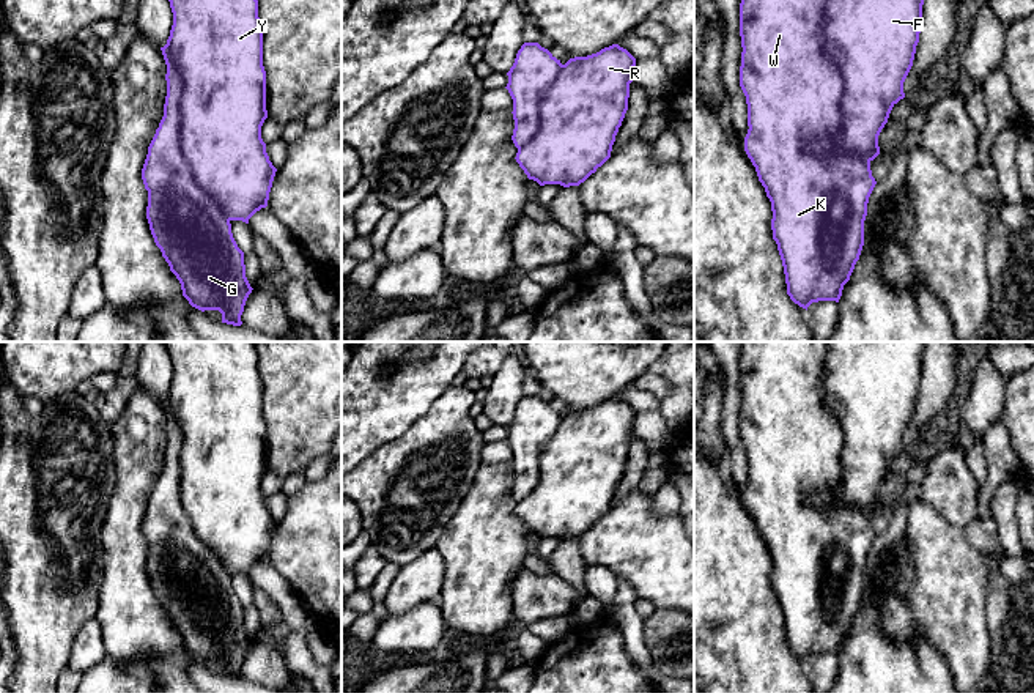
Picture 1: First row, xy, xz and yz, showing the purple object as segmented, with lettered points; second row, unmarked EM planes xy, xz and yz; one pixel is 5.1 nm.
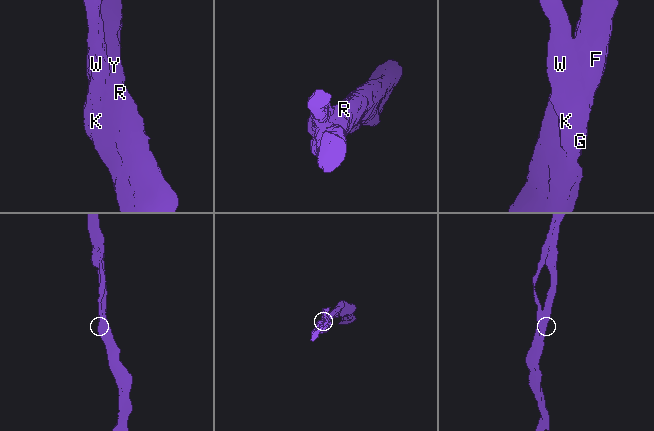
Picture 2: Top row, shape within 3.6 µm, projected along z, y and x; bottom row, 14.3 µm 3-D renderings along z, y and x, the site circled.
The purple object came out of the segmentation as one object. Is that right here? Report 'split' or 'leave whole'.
leave whole

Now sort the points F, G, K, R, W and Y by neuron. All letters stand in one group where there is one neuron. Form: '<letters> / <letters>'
F G K R W Y

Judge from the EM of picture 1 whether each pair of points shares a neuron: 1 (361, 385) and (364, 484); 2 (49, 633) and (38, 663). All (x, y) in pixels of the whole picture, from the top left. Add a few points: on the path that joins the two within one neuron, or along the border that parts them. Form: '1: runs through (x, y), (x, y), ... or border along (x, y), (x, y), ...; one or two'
1: border along (394, 438), (373, 449), (358, 465); two
2: runs through (43, 641), (41, 655); one

